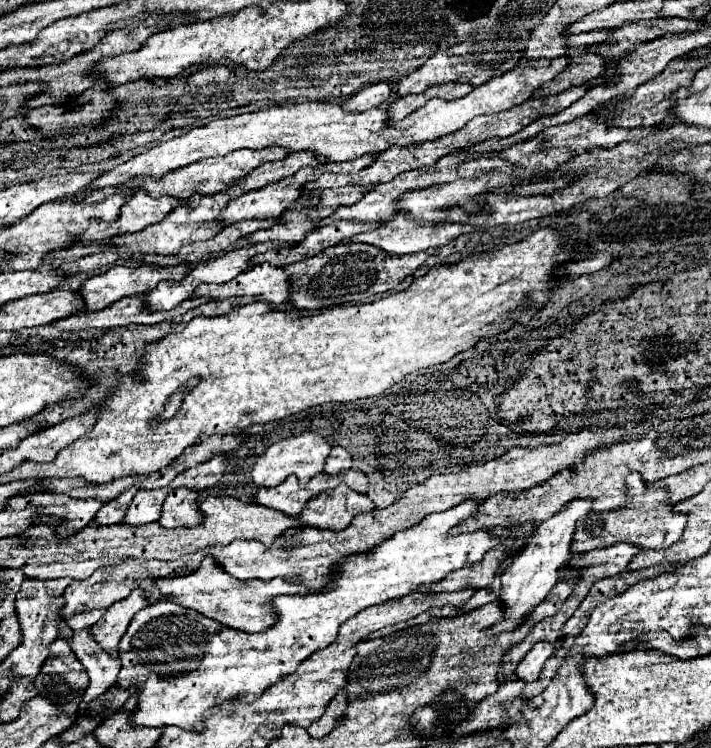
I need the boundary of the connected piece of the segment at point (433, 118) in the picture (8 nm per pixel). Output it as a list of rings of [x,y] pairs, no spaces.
[[[557,57],[553,61],[537,61],[537,63],[519,63],[515,69],[507,71],[505,75],[493,77],[491,81],[475,87],[469,95],[453,101],[445,99],[429,99],[421,109],[413,111],[413,115],[391,121],[389,111],[375,107],[373,111],[361,111],[361,113],[349,113],[339,103],[331,101],[305,101],[299,105],[283,103],[273,105],[255,113],[243,113],[229,119],[215,119],[209,125],[191,129],[183,137],[165,141],[131,161],[115,167],[109,173],[103,173],[97,177],[89,187],[83,191],[103,189],[103,187],[115,187],[121,183],[131,181],[139,175],[151,175],[151,177],[163,177],[171,169],[179,169],[185,165],[191,165],[195,161],[207,159],[207,157],[221,157],[237,149],[265,149],[265,147],[283,147],[289,153],[297,151],[311,151],[319,163],[329,161],[349,161],[357,159],[365,153],[381,153],[389,149],[391,145],[415,145],[421,141],[437,139],[443,135],[449,135],[461,127],[465,127],[473,117],[477,115],[493,115],[505,109],[511,109],[515,105],[521,105],[531,97],[531,93],[541,87],[543,83],[551,81],[557,73],[561,73],[567,67],[567,57]]]

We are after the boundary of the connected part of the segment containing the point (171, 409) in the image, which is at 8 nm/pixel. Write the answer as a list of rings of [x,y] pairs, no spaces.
[[[177,391],[175,395],[171,395],[171,399],[165,403],[165,411],[163,411],[163,419],[169,419],[177,413],[177,409],[181,407],[181,401],[183,401],[183,393]]]

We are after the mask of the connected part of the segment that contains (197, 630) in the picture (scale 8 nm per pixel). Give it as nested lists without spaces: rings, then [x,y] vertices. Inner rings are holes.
[[[467,499],[465,503],[459,503],[457,507],[451,507],[443,513],[433,513],[421,519],[421,523],[397,531],[397,535],[385,539],[377,547],[371,547],[369,551],[361,555],[349,555],[341,567],[337,567],[339,575],[333,575],[323,591],[309,593],[309,595],[277,595],[273,599],[273,609],[277,611],[277,621],[267,627],[261,633],[245,633],[245,631],[233,631],[231,627],[225,627],[213,619],[207,619],[199,615],[197,611],[183,609],[169,601],[157,601],[145,609],[141,609],[133,619],[119,643],[119,659],[121,659],[121,673],[119,673],[119,685],[139,687],[139,703],[133,713],[133,723],[141,727],[163,727],[163,725],[177,725],[183,729],[203,729],[203,717],[205,711],[213,705],[225,703],[225,699],[231,697],[243,697],[249,703],[261,695],[269,685],[277,683],[283,675],[293,673],[297,665],[307,659],[313,651],[327,647],[337,637],[337,631],[345,619],[355,617],[365,607],[397,601],[409,593],[429,593],[429,587],[433,583],[441,581],[445,575],[471,565],[481,563],[485,553],[493,549],[501,539],[491,535],[485,529],[479,529],[475,533],[459,533],[453,535],[451,529],[459,525],[461,521],[469,519],[477,513],[477,507],[483,501]]]

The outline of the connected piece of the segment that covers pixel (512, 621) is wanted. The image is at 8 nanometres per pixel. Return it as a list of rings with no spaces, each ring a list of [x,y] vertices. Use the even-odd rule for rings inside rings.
[[[573,499],[565,503],[565,507],[555,513],[551,519],[537,525],[531,541],[521,549],[521,553],[513,559],[513,565],[505,569],[501,575],[503,593],[499,601],[505,607],[505,621],[497,623],[497,627],[491,627],[493,633],[511,631],[521,623],[525,615],[531,613],[531,609],[541,603],[541,599],[547,597],[551,587],[557,583],[557,569],[561,569],[571,559],[571,539],[573,531],[577,529],[577,521],[593,511],[593,499]]]

